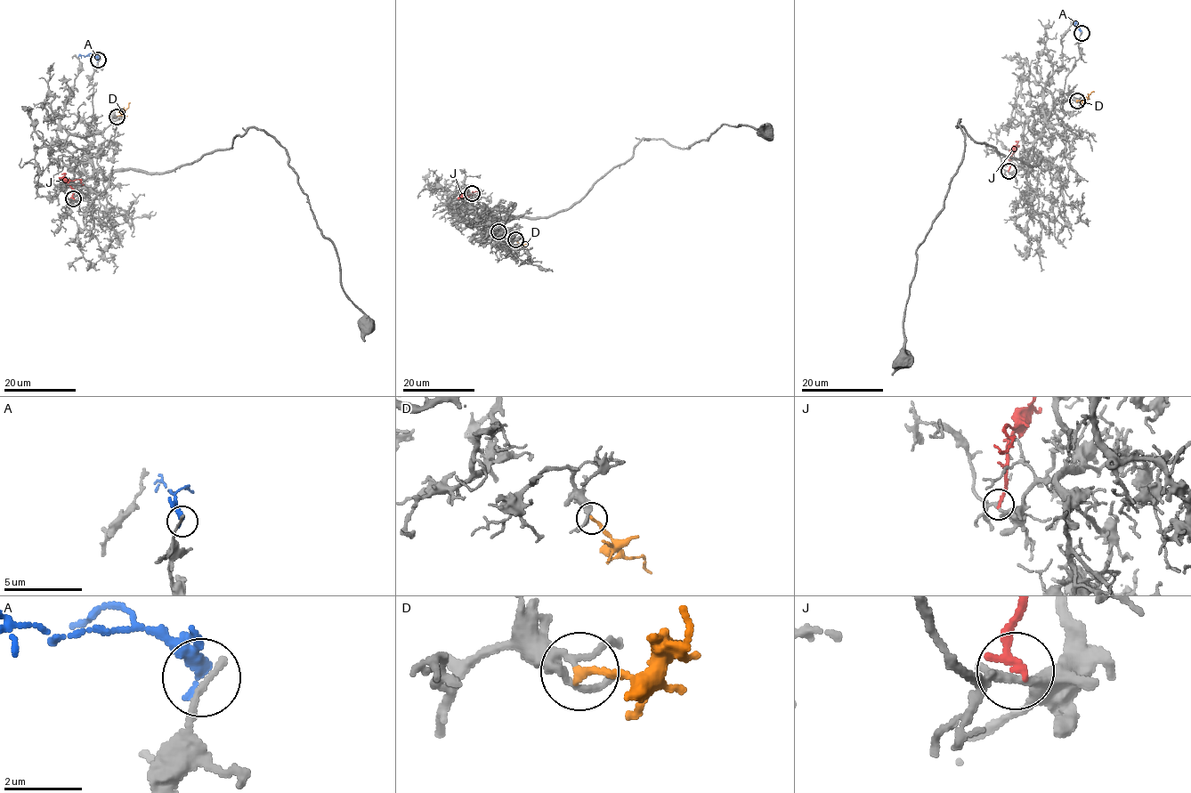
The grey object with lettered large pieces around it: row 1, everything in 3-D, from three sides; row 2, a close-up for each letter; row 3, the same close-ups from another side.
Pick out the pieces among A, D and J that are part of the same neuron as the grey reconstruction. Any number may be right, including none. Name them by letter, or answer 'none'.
none

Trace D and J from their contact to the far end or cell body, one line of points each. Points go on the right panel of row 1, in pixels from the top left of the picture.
D: (1076, 100), (1085, 101), (1094, 91)
J: (1008, 171), (1012, 150), (1009, 150), (1009, 157), (1007, 155)

